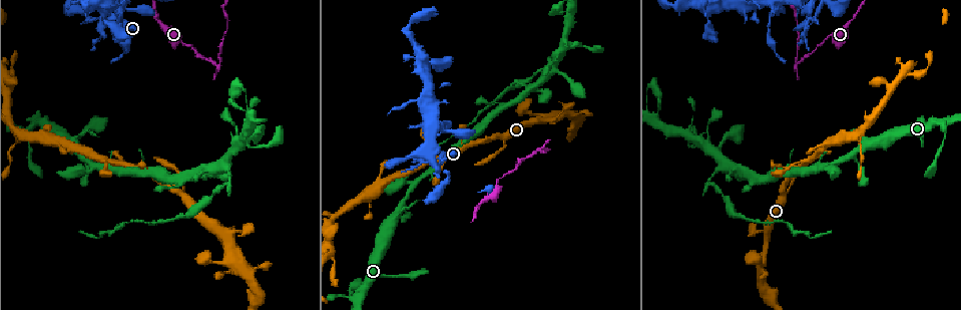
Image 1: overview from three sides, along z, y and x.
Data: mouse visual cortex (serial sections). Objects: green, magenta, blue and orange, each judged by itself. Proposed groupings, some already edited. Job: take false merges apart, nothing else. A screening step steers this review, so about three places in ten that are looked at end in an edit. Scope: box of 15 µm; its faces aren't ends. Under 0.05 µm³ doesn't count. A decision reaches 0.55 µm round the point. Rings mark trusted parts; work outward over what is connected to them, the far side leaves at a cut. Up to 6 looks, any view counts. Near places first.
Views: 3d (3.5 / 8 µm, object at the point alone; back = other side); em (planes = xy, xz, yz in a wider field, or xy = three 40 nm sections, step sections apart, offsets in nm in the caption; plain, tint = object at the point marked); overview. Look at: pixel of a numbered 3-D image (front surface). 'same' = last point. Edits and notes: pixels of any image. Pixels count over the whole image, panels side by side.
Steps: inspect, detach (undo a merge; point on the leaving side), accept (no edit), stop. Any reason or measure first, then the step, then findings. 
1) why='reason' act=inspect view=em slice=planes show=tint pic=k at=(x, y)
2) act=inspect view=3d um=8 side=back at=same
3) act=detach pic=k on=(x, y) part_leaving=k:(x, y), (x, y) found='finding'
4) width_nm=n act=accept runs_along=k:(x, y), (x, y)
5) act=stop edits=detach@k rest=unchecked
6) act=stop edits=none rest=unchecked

why='abrupt turn' act=inspect view=3d um=3.5 side=back pic=1 at=(755, 177)

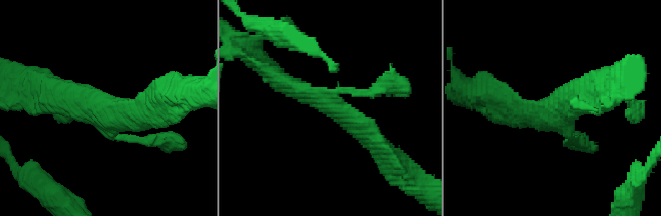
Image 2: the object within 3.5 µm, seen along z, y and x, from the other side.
why='shape alone is not enough' act=inspect view=em slice=planes show=tint pic=2 at=(119, 110)

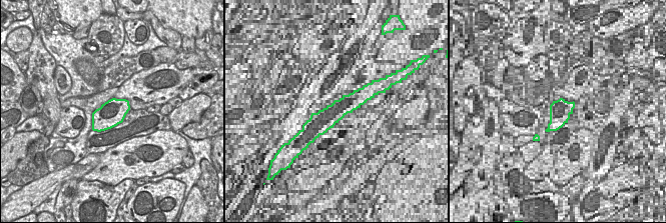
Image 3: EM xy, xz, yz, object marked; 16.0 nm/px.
act=inspect view=em slice=xy step=3 show=tint at=same

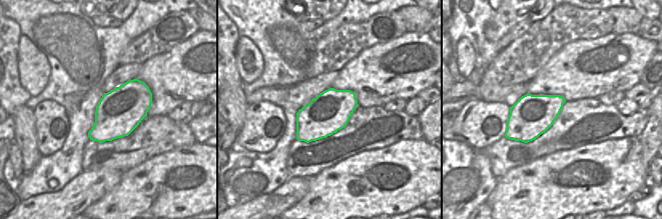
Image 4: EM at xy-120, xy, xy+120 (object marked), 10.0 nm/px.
act=accept found='continuous, no second cell'

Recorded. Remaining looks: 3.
why='sharp bend' act=inspect view=3d um=8 pic=1 at=(797, 63)

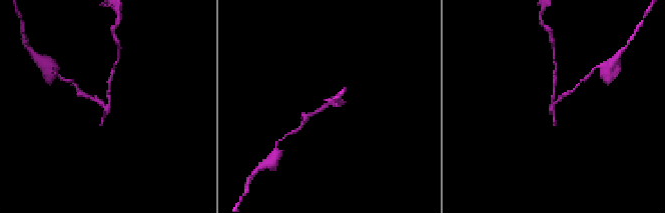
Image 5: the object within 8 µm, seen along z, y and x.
why='need the tissue' act=inspect view=em slice=xy step=2 show=tint pic=5 at=(108, 105)

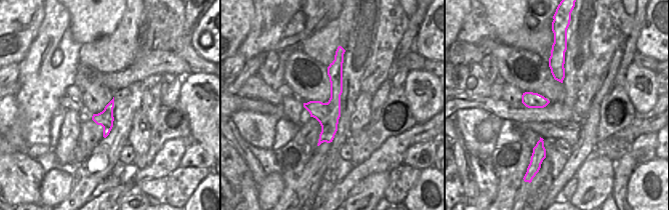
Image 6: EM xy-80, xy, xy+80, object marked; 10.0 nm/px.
act=detach pic=5 on=(338, 99) part_leaving=5:(107, 104), (109, 81), (115, 63) found='a second cell is stuck on'

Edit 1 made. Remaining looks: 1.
act=stop edits=detach@5 rest=unchecked

